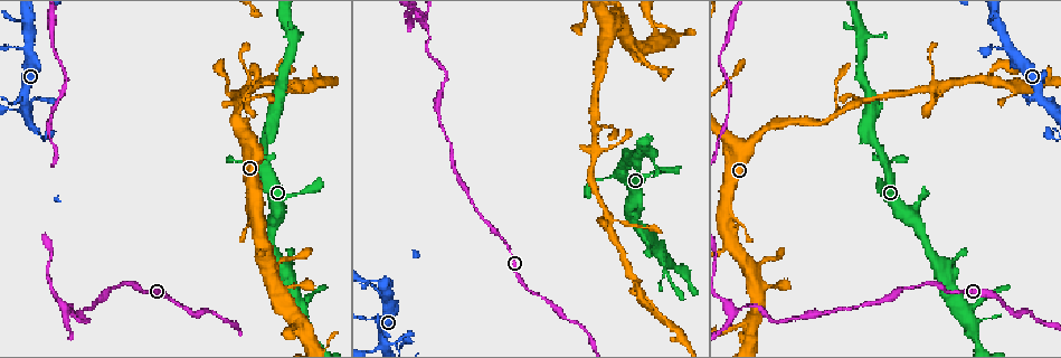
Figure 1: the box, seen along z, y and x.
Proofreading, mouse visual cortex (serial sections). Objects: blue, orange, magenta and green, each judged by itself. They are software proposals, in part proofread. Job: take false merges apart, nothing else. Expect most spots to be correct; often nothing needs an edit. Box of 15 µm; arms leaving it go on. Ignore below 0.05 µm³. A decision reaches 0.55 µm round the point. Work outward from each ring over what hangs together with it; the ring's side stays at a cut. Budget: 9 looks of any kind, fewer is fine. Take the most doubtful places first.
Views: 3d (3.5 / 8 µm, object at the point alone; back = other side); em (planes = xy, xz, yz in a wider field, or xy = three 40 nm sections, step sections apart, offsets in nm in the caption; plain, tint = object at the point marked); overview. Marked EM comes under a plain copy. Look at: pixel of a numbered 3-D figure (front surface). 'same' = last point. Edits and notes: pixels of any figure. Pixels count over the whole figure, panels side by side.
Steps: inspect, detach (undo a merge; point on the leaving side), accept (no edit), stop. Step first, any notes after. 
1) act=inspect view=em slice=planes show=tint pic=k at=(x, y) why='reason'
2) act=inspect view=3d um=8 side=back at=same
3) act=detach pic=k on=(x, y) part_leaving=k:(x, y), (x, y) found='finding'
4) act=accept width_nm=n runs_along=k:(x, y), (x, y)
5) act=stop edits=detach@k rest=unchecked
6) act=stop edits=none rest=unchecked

act=inspect view=3d um=3.5 pic=1 at=(240, 113) why='three-way junction'

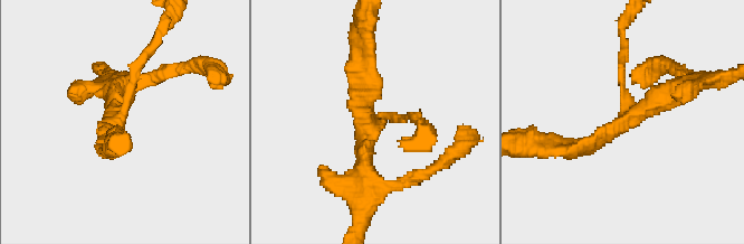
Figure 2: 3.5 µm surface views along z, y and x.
act=inspect view=em slice=xy step=2 show=tint pic=2 at=(115, 121) arms=3 arm_widths_nm=100,250,300 why='now the EM'

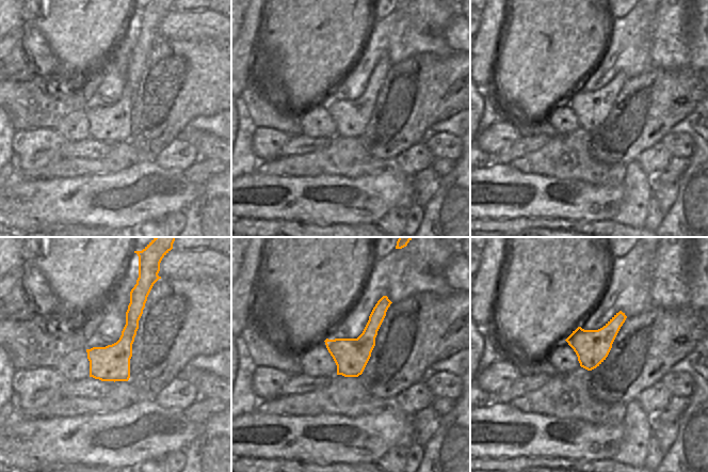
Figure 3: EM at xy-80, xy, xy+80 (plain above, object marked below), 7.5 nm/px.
act=accept runs_along=2:(566, 148), (590, 148), (689, 86) found='all the same cell'

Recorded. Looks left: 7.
act=inspect view=3d um=3.5 pic=1 at=(1052, 138) why='thick turns thin'

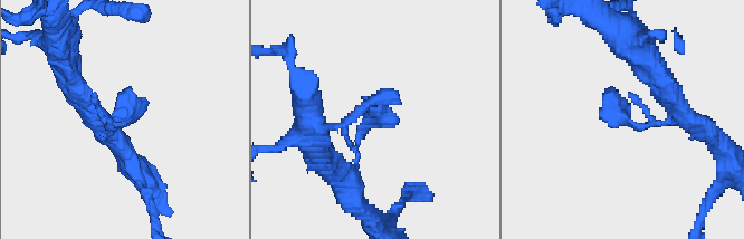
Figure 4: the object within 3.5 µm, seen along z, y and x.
act=inspect view=em slice=xy step=1 show=tint pic=4 at=(371, 123) why='need the tissue'

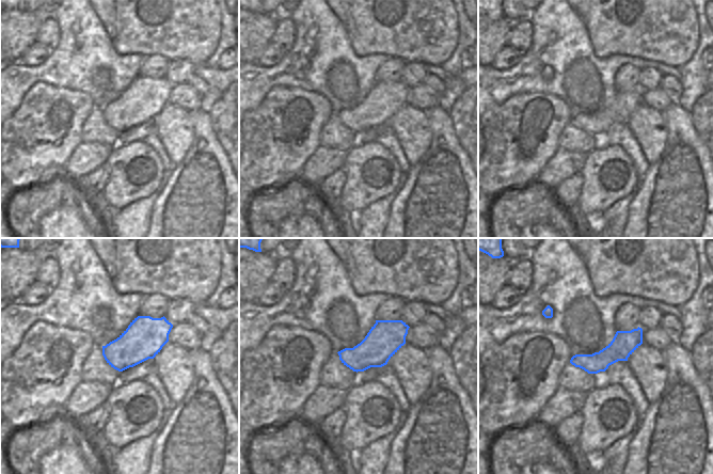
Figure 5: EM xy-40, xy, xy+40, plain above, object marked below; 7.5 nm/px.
act=inspect view=em slice=planes show=tint at=same

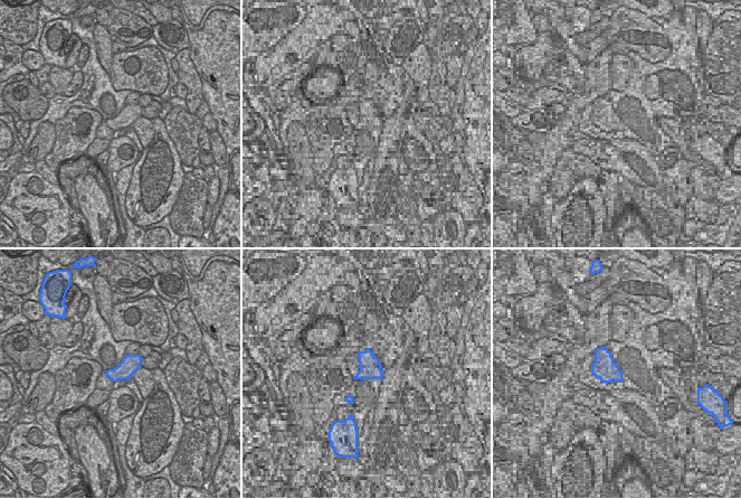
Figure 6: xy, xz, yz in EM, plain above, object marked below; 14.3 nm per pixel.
act=accept runs_along=4:(339, 166), (355, 166), (369, 101) found='one cell here'

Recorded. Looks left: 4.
act=inspect view=3d um=3.5 pic=1 at=(1029, 102) why='thick turns thin'

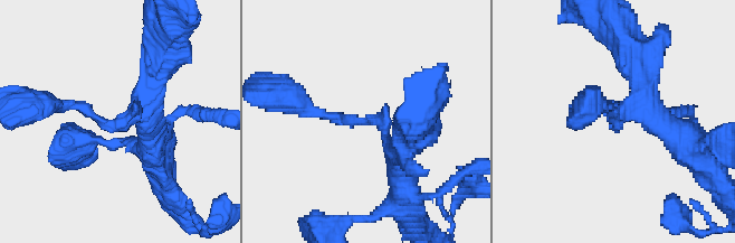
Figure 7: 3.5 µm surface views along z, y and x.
act=inspect view=em slice=xy step=2 show=tint pic=7 at=(614, 121) arm_widths_nm=150,350

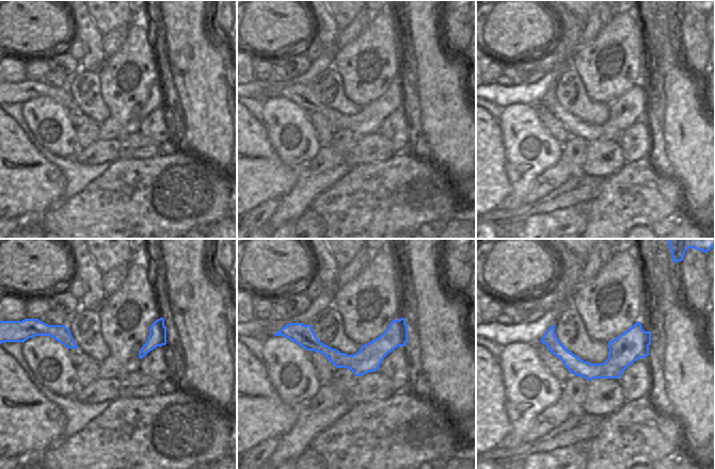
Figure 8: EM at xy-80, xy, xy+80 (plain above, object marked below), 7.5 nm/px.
act=accept width_nm=190 runs_along=7:(155, 77), (117, 125), (59, 105) found='continuous, no second cell'

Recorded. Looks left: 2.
act=inspect view=3d um=8 pic=1 at=(422, 23) why='three-way junction'

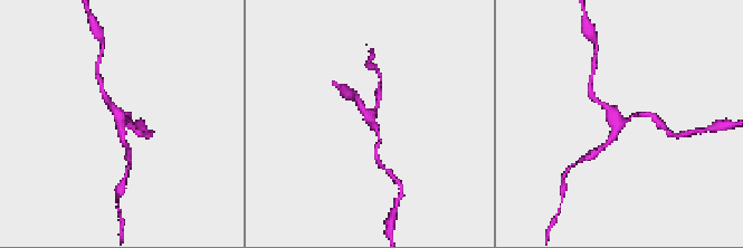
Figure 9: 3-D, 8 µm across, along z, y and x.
act=inspect view=em slice=planes show=tint pic=9 at=(369, 122) arms=3 arm_widths_nm=150,200,200 why='need the tissue'

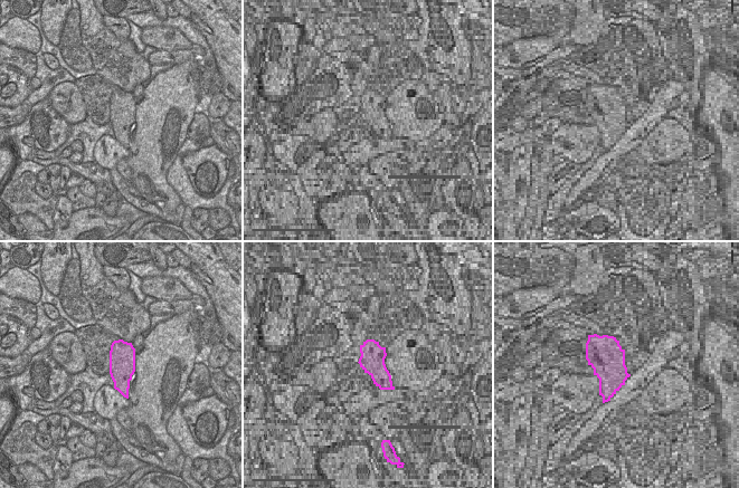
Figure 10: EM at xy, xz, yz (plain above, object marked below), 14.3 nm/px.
act=accept runs_along=9:(377, 149), (377, 127), (358, 101) found='one cell here'

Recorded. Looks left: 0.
act=stop edits=none rest=unchecked

